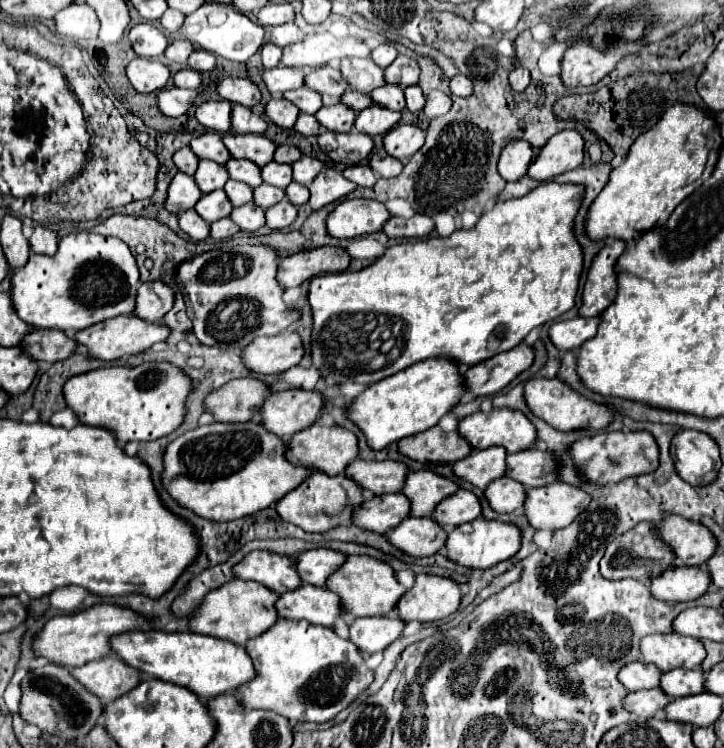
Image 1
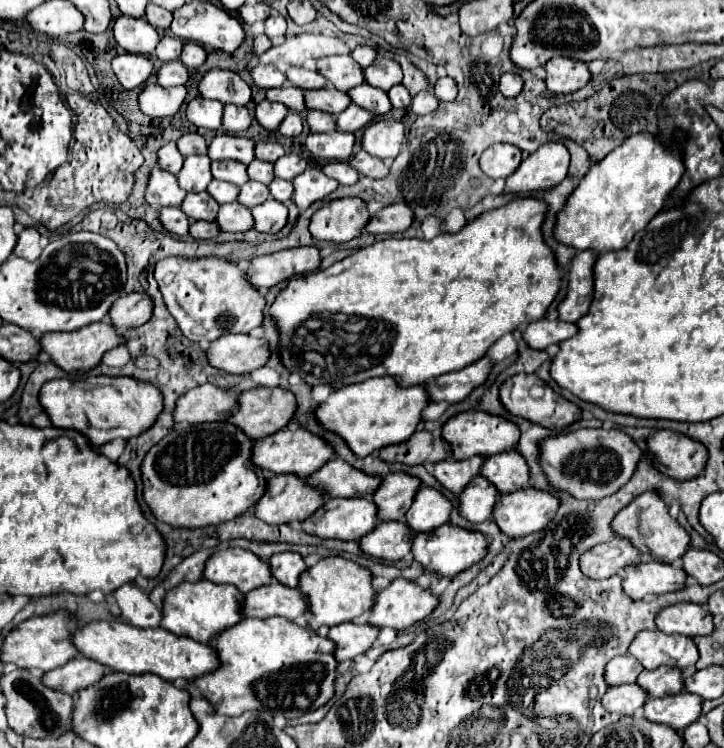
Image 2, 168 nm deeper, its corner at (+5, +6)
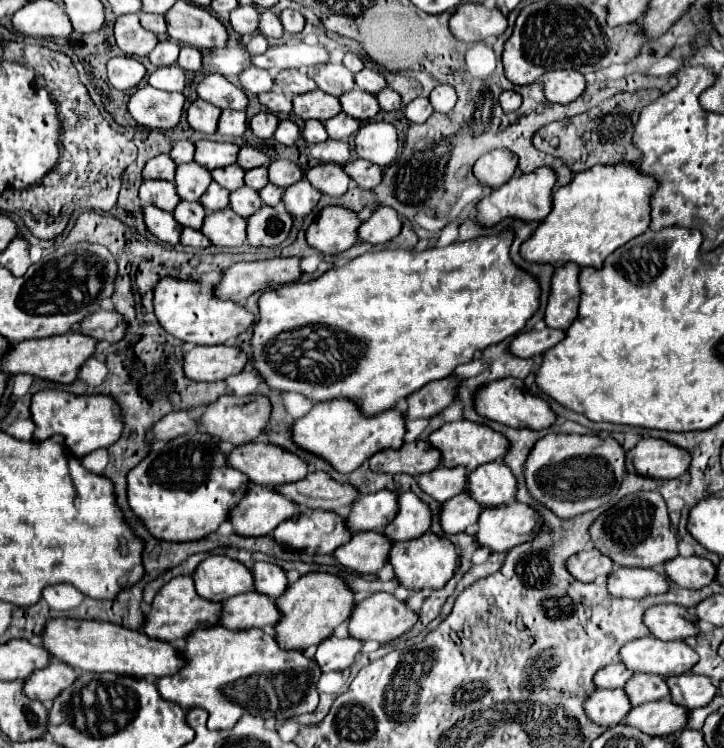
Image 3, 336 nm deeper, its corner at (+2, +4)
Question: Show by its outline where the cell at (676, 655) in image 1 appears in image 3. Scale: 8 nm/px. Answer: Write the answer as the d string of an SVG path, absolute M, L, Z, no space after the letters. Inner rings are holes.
M645 636L627 642L619 650L621 662L633 672L657 674L663 678L689 672L699 656L685 642L663 642L655 636Z

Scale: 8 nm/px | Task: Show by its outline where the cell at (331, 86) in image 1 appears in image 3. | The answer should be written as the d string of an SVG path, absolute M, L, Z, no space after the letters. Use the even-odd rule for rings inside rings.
M283 70L275 76L275 88L283 94L305 94L315 90L315 82L297 70Z

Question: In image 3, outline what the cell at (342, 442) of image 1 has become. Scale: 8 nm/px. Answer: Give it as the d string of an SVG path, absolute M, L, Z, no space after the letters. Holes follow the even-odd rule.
M269 442L235 446L227 454L227 466L243 472L249 482L271 488L307 476L307 464L299 456Z

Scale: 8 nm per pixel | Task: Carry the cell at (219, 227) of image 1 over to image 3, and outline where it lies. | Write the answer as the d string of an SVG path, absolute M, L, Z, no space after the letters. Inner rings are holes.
M183 228L181 230L181 244L193 246L193 248L207 248L207 246L211 246L211 242L199 230L193 230L193 228Z

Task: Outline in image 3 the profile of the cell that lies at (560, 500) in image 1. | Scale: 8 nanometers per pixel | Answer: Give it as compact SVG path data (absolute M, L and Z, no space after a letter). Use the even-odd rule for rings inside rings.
M513 502L503 508L485 508L477 520L475 542L489 552L507 552L535 536L541 528L541 516L521 504Z

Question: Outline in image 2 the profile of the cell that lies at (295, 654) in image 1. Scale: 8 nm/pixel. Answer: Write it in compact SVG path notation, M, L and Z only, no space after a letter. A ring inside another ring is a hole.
M244 618L236 626L224 630L224 634L220 634L212 646L216 648L222 666L216 672L192 682L204 692L204 698L208 698L220 714L240 716L246 710L268 710L282 712L286 718L300 718L304 712L322 708L334 696L338 676L338 660L334 656L336 644L330 638L320 636L310 628L302 628L288 618Z

